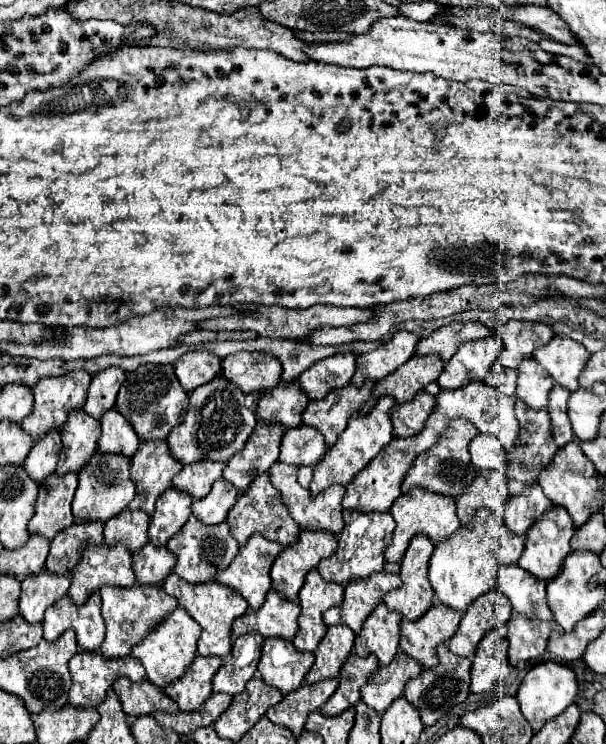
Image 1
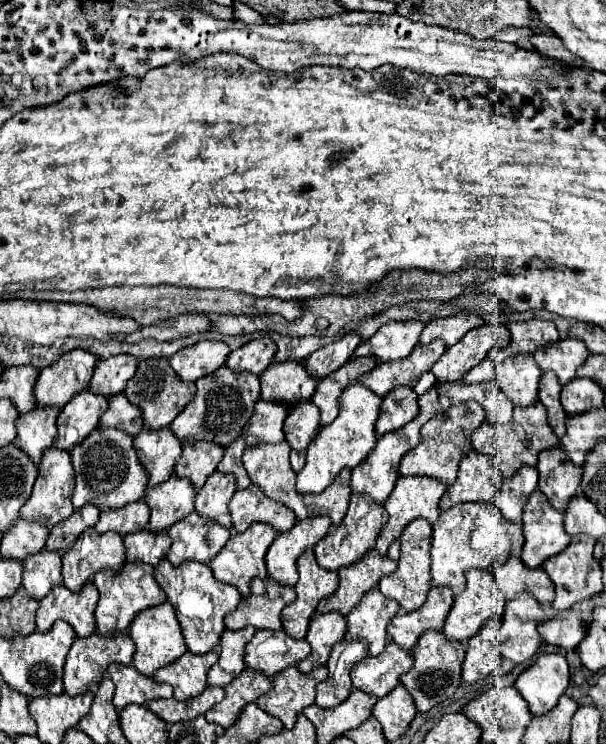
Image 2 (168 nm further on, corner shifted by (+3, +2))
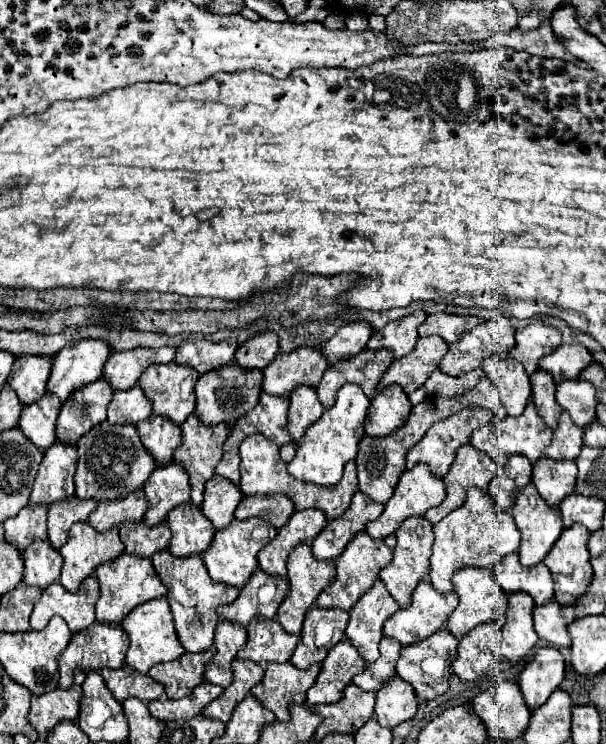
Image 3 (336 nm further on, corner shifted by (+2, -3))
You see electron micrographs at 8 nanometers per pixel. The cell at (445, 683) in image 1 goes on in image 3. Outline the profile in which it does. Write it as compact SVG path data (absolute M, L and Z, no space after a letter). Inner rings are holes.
M440 628L430 638L402 648L400 658L398 658L398 664L396 664L396 674L402 680L406 680L408 684L414 686L416 696L420 700L432 700L432 698L436 698L436 696L440 696L440 694L444 694L448 690L450 660L454 658L456 646L458 646L458 640L446 628Z

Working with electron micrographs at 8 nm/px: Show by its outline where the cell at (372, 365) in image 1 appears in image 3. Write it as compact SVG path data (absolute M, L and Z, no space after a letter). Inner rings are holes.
M416 310L410 316L404 316L396 322L386 324L382 330L374 330L368 348L370 350L380 350L380 348L390 348L396 358L402 358L412 352L416 340L418 340L418 326L426 320L424 310Z

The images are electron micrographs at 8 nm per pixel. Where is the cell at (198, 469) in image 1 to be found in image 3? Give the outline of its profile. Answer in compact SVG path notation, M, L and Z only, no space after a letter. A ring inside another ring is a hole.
M190 414L190 420L184 420L180 424L182 428L182 444L178 446L178 450L174 452L174 462L182 464L190 476L190 502L194 506L200 506L202 502L202 494L204 494L204 484L208 478L214 476L214 468L218 464L218 460L222 458L222 446L228 438L228 424L216 424L216 426L206 426L200 424L196 414Z

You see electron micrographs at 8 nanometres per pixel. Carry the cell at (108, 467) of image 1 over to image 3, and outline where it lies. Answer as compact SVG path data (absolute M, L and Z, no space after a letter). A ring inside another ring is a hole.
M104 420L90 432L86 432L78 444L78 464L74 474L76 496L82 500L114 500L122 498L144 486L148 476L154 472L156 462L152 454L142 446L134 424L110 424Z

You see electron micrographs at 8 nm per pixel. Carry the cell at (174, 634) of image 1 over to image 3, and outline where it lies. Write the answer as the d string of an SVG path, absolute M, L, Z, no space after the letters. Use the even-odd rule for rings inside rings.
M164 596L134 608L126 616L126 620L122 620L122 628L130 636L130 648L126 652L126 664L132 666L134 670L138 670L140 674L148 674L148 670L154 664L170 662L170 660L174 660L174 656L184 652L182 644L176 636L176 630L174 630L174 620L172 620L172 612L168 608L168 600Z

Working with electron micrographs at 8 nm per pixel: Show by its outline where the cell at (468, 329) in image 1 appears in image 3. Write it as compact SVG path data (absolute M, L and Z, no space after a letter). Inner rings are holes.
M430 314L426 322L418 328L420 336L430 336L438 334L442 336L448 344L456 342L458 336L470 328L472 318L470 316L456 316L456 314Z

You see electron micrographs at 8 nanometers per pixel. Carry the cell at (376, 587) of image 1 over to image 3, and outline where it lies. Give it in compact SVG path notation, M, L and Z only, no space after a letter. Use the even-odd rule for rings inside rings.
M358 532L358 536L354 536L354 540L350 540L346 550L336 558L336 578L330 582L330 586L326 586L320 592L320 596L316 598L316 606L350 610L354 602L358 602L358 598L374 584L378 572L386 564L390 564L390 560L392 560L392 550L384 544L384 540L374 540L366 532Z

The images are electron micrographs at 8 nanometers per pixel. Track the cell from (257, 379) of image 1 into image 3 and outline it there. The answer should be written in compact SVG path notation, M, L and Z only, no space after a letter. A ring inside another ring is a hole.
M260 332L240 344L236 350L236 360L242 368L266 368L278 354L278 336L274 332Z

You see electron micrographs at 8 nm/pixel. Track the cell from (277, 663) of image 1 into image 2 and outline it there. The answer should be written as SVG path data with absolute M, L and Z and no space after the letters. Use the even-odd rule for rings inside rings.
M257 631L247 643L245 663L273 681L273 675L295 667L309 653L311 647L305 639L297 641L285 635L285 631Z

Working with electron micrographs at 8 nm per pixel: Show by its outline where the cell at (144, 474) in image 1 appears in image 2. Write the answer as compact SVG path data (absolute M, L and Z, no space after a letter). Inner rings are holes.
M143 429L133 437L133 445L139 463L149 475L147 487L155 487L173 475L173 467L181 457L181 443L177 443L177 437L169 429L165 431Z

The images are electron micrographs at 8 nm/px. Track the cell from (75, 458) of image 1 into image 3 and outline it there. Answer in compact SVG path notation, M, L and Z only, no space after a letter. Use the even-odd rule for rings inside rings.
M100 376L96 382L84 384L80 388L76 388L72 392L72 396L68 396L68 400L62 404L58 420L56 420L56 436L58 440L66 442L66 444L76 444L92 426L102 424L106 420L106 406L112 400L112 386L104 380L104 376Z

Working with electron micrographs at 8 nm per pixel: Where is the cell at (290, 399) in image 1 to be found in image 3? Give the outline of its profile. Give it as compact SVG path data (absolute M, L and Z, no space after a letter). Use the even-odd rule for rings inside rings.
M302 346L288 354L276 354L264 372L264 390L270 394L290 394L298 384L316 386L322 380L328 360L320 348Z

